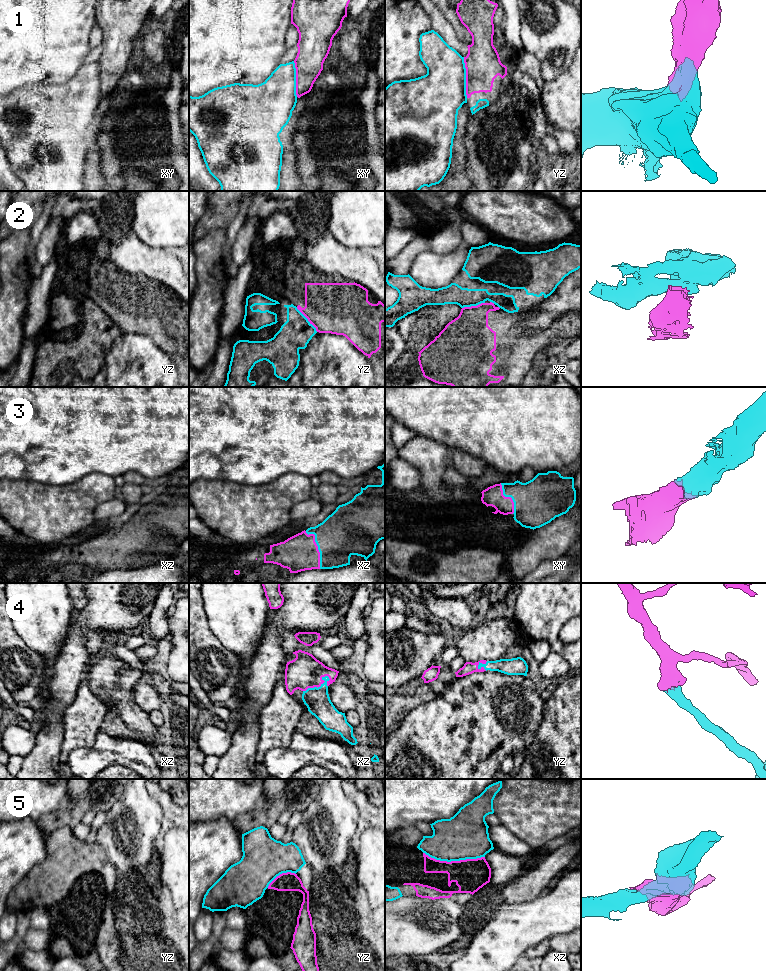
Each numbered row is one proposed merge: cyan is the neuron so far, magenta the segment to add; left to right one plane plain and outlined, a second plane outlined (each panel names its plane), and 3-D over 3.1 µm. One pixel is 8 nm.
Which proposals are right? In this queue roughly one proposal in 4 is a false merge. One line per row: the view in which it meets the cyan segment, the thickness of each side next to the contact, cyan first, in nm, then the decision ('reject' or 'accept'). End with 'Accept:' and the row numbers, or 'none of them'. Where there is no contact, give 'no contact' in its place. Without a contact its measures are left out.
1: yz | 400/280 nm | accept
2: yz | 240/420 nm | reject
3: xz | 380/300 nm | accept
4: xz | 200/280 nm | accept
5: xz | 360/260 nm | accept
Accept: 1, 3, 4, 5

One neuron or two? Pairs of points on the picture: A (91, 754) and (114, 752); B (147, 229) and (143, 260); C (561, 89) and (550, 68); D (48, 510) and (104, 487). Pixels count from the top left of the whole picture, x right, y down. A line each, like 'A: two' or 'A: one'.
A: one
B: two
C: two
D: one

